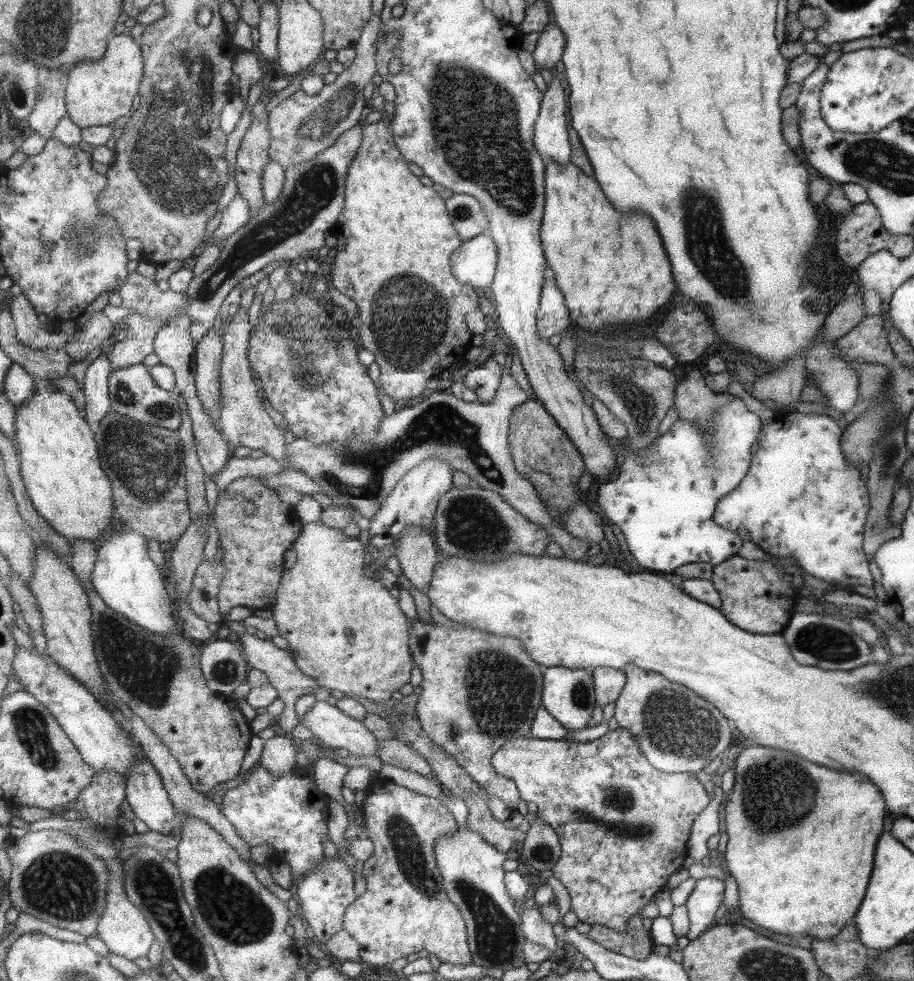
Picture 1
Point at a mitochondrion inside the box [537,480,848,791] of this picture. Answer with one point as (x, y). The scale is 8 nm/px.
(680, 726)

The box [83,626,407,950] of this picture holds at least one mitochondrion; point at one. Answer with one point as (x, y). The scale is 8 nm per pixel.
(229, 908)

